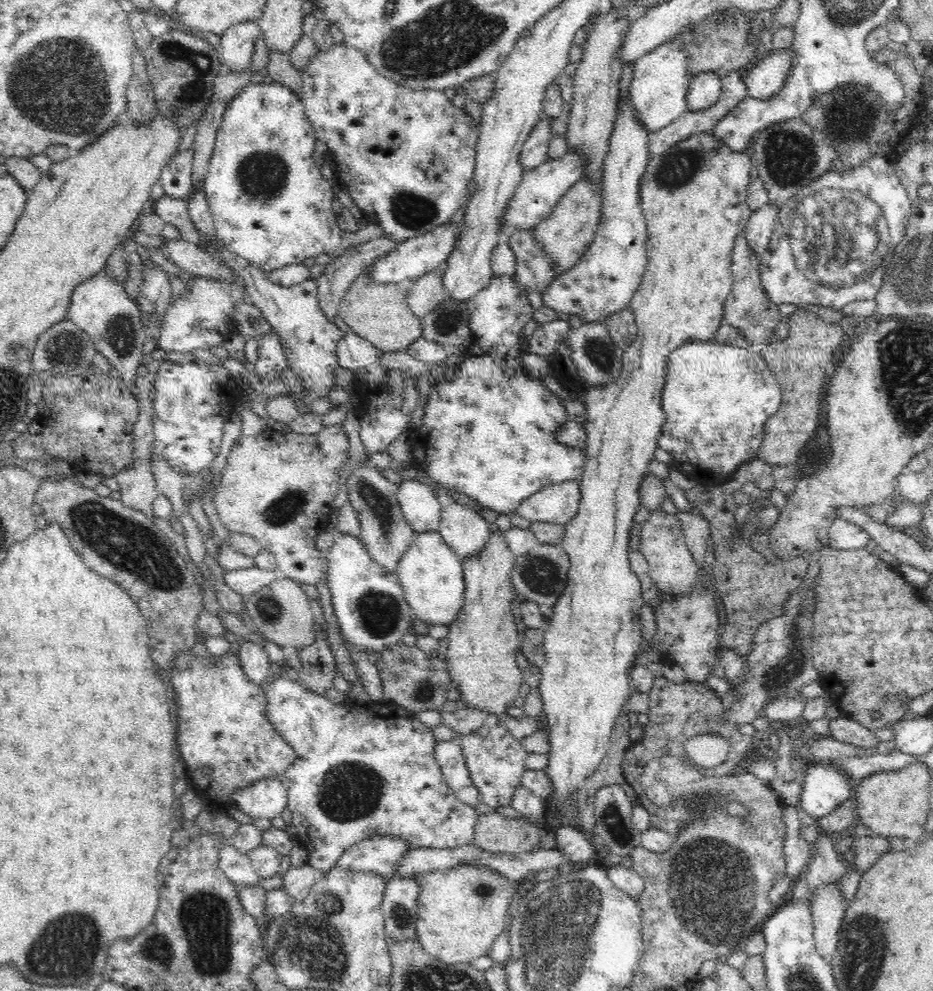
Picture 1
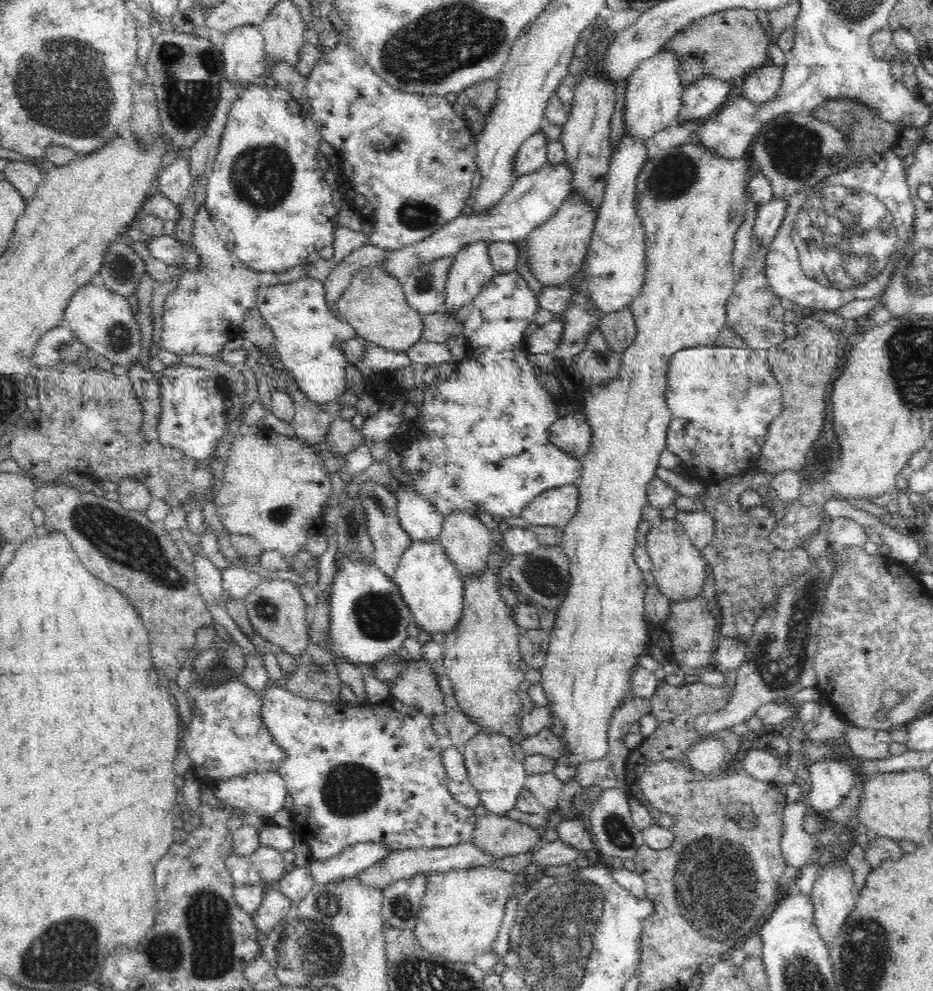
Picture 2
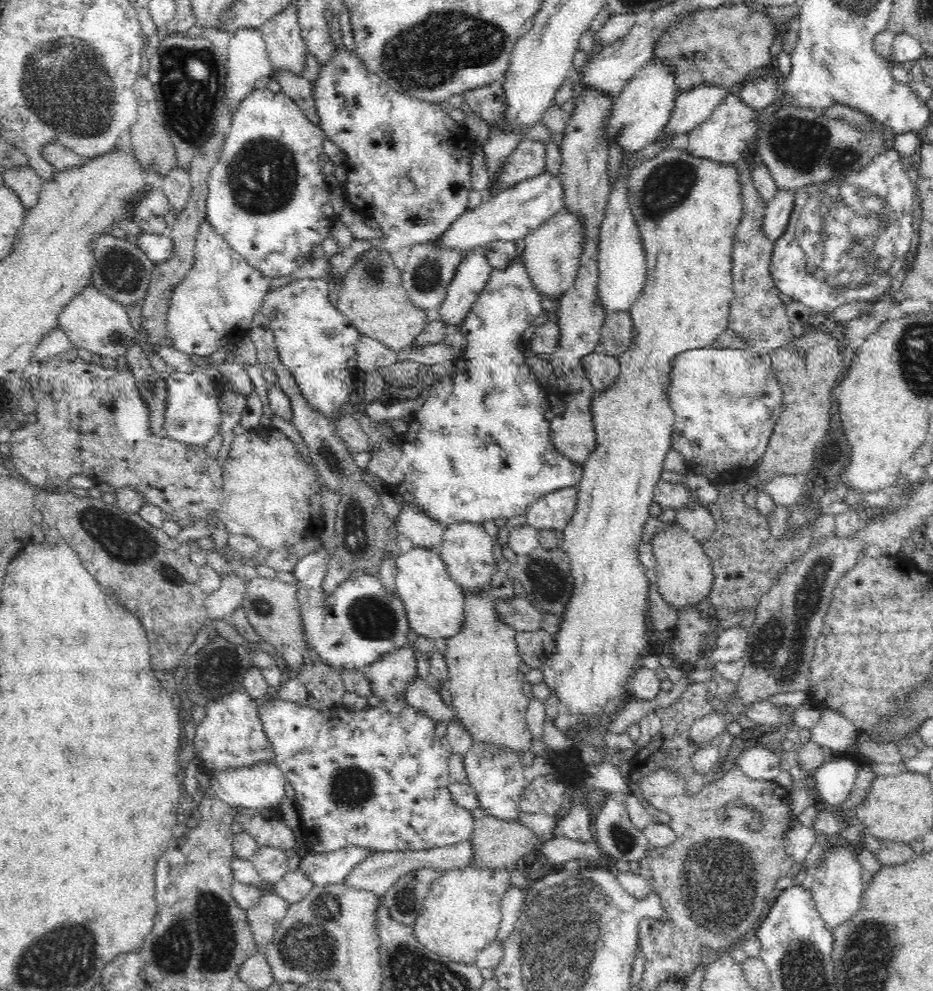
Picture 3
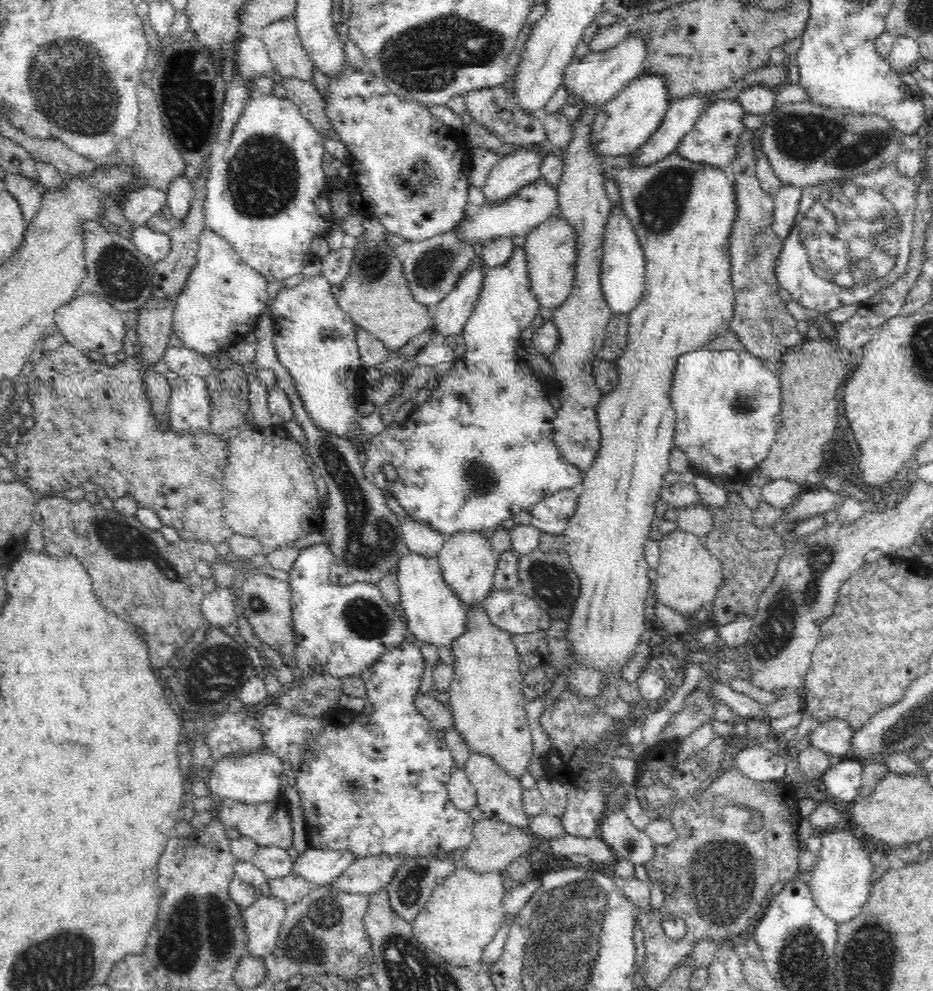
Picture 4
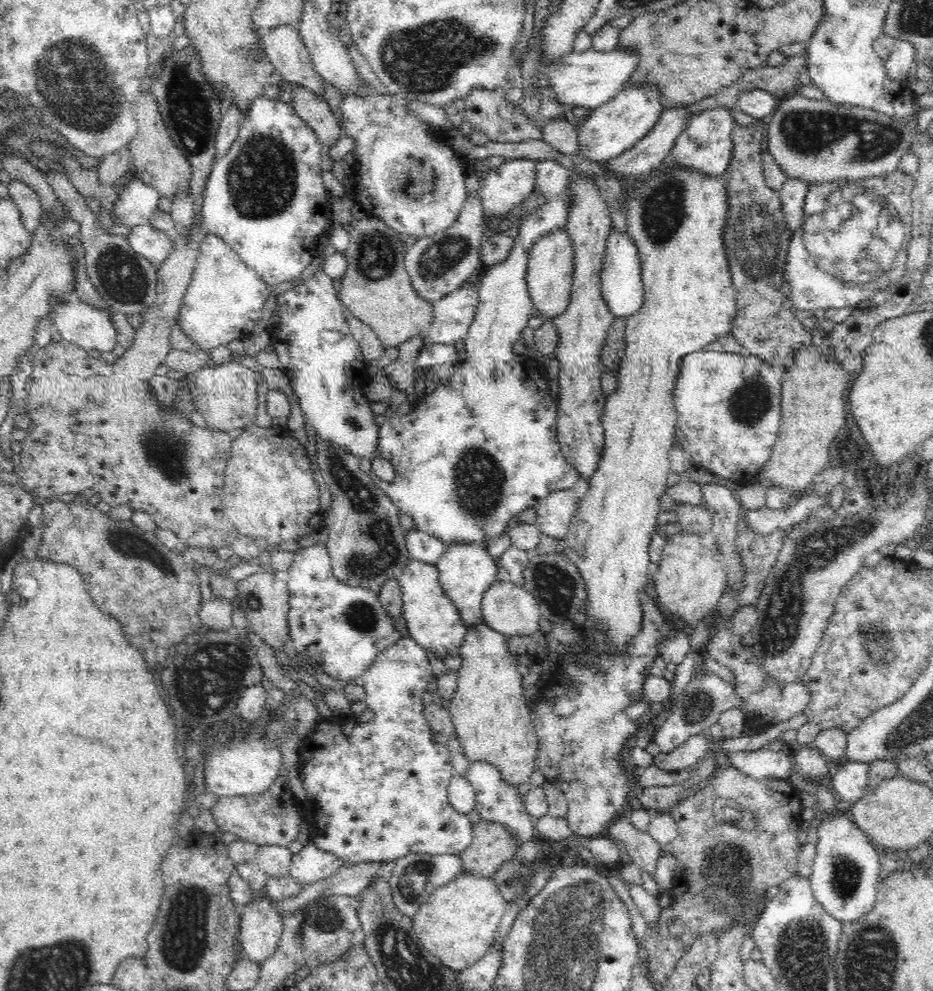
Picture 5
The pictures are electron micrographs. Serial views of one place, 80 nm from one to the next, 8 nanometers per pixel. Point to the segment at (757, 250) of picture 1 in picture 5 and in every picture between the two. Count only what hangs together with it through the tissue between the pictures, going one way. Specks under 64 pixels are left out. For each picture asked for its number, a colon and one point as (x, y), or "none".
2: (768, 219)
3: (778, 210)
4: (786, 201)
5: (793, 192)

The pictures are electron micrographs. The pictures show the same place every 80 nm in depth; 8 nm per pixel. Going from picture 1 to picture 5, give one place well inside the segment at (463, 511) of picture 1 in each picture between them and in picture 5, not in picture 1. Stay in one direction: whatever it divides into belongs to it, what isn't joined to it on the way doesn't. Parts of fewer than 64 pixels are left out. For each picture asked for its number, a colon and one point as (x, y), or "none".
2: (467, 541)
3: (466, 548)
4: (468, 564)
5: (466, 571)

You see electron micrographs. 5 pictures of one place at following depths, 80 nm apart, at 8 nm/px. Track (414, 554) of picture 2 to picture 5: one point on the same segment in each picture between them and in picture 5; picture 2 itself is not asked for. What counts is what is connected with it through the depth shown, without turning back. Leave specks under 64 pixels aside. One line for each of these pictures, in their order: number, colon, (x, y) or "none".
3: (435, 604)
4: (434, 613)
5: (429, 617)

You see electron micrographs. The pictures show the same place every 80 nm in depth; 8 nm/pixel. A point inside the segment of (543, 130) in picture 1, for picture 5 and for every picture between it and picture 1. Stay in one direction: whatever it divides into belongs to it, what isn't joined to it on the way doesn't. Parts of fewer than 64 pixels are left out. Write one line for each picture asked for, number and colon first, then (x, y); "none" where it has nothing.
2: (532, 155)
3: (528, 159)
4: (521, 167)
5: (503, 189)

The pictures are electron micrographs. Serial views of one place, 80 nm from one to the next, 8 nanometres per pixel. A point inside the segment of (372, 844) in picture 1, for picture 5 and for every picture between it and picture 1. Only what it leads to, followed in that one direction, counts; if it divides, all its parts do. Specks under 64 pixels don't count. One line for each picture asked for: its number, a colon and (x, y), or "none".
2: (352, 860)
3: (329, 867)
4: (320, 867)
5: (311, 864)

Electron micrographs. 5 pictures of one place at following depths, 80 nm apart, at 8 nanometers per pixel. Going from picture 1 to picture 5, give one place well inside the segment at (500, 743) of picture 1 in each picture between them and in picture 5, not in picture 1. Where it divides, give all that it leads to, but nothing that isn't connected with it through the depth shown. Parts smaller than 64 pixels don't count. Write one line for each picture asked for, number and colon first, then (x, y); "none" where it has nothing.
2: (495, 764)
3: (496, 774)
4: (500, 796)
5: (495, 800)

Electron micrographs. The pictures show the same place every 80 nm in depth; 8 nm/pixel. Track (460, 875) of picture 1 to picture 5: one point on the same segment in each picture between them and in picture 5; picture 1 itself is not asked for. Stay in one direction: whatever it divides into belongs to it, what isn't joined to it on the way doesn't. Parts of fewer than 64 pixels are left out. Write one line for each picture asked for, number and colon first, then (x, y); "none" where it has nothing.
2: (462, 910)
3: (461, 915)
4: (465, 911)
5: (458, 923)

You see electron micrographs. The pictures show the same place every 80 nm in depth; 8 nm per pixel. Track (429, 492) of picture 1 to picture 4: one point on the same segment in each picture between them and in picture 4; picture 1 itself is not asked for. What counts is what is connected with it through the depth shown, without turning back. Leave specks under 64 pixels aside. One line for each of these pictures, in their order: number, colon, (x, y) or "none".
2: (420, 518)
3: (412, 523)
4: (422, 539)

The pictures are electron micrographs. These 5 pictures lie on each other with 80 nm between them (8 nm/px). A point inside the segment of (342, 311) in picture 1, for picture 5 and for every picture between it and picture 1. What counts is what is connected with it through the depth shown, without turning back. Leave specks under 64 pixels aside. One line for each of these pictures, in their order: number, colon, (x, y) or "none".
2: (374, 304)
3: (372, 297)
4: (375, 294)
5: (376, 289)

